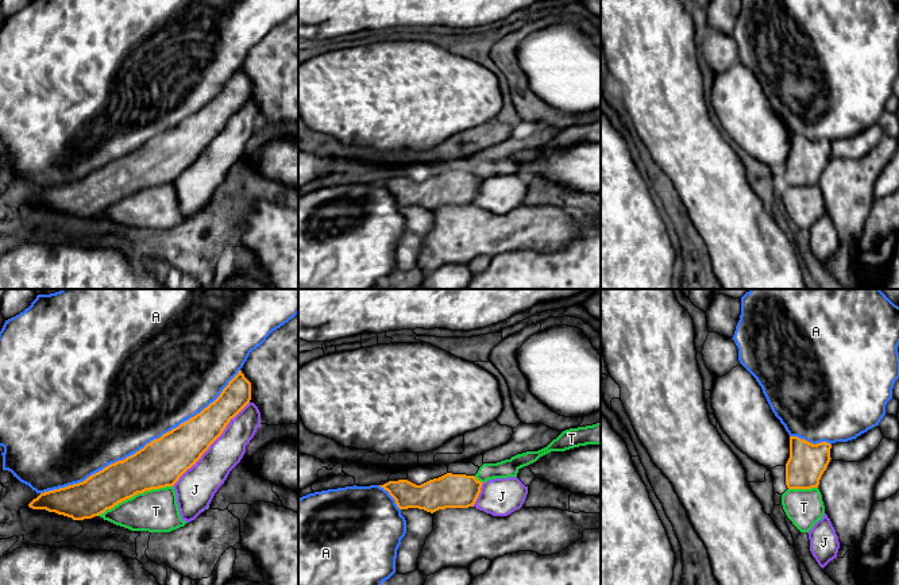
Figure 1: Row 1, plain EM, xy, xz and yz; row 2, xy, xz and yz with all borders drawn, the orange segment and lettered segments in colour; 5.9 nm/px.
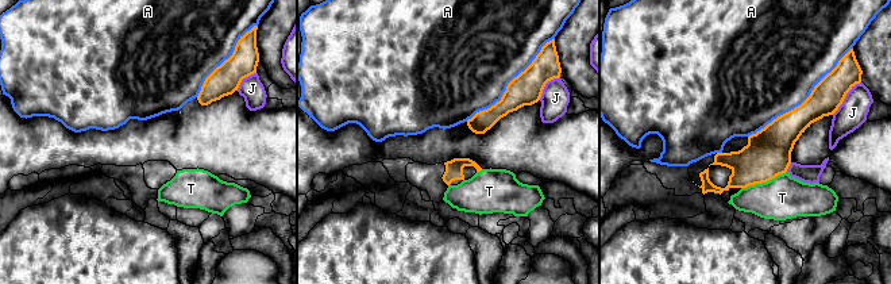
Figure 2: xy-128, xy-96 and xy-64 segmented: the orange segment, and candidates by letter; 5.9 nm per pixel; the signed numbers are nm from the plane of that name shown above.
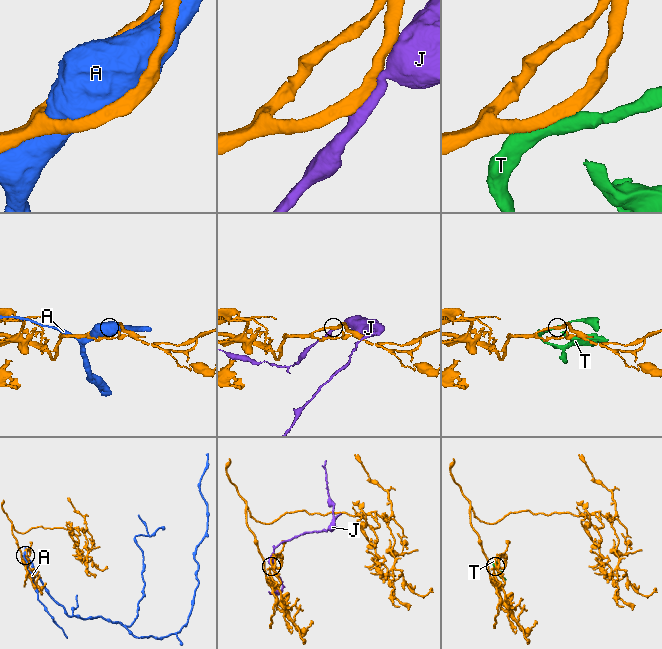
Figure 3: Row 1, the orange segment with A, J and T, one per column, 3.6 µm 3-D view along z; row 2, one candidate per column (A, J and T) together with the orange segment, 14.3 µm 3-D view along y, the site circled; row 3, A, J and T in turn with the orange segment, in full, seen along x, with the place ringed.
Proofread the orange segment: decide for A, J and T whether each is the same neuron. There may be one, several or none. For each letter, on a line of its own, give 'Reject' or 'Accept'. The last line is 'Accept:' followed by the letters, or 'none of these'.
A: Reject
J: Reject
T: Accept
Accept: T

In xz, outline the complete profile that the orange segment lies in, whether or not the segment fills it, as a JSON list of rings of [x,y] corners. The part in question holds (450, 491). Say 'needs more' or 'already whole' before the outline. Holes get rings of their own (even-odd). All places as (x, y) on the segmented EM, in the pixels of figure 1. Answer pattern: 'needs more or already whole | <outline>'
needs more | [[[601,422],[566,430],[539,451],[517,454],[497,463],[483,463],[475,476],[447,473],[421,485],[398,480],[379,486],[389,492],[400,509],[418,508],[433,513],[445,508],[468,508],[474,507],[483,482],[516,477],[521,467],[551,451],[566,451],[586,444],[601,444]]]

